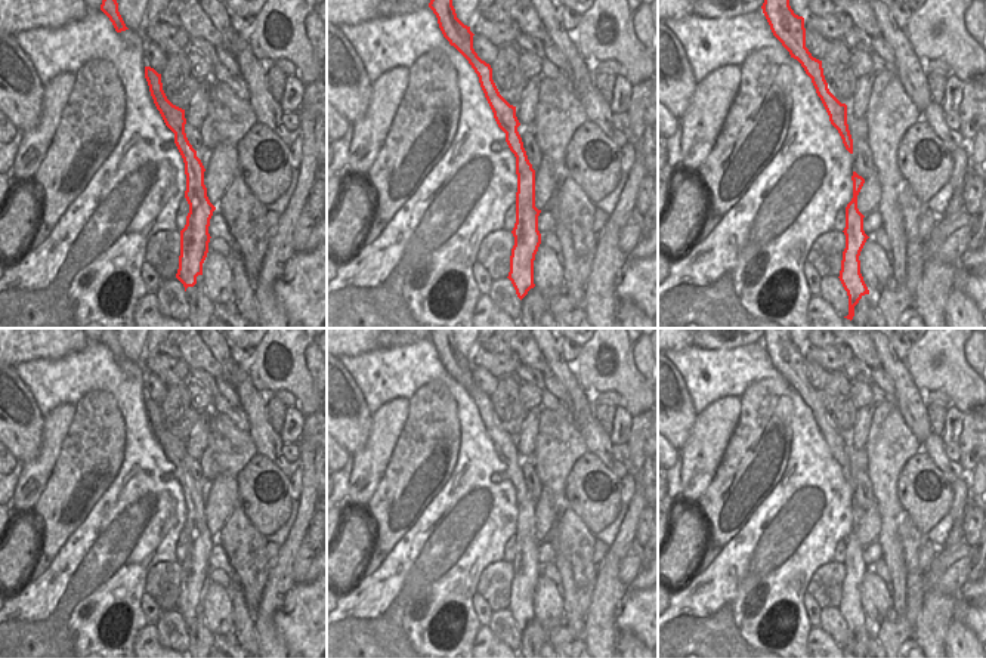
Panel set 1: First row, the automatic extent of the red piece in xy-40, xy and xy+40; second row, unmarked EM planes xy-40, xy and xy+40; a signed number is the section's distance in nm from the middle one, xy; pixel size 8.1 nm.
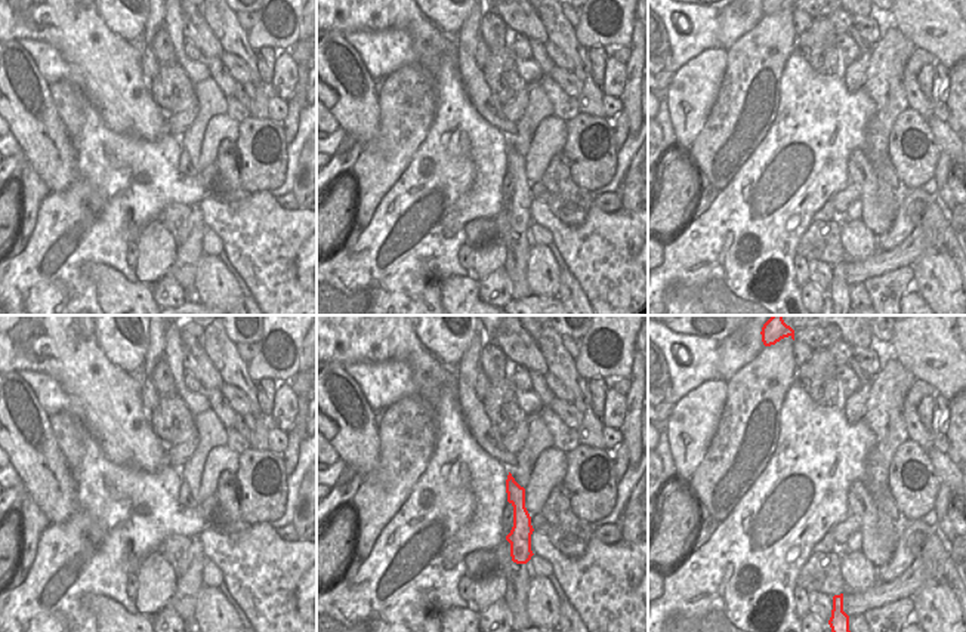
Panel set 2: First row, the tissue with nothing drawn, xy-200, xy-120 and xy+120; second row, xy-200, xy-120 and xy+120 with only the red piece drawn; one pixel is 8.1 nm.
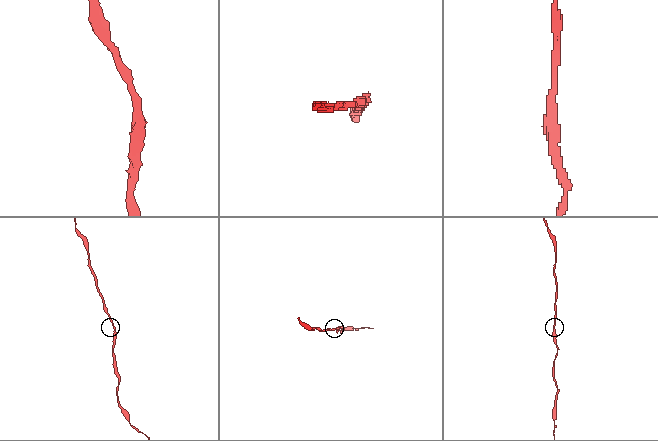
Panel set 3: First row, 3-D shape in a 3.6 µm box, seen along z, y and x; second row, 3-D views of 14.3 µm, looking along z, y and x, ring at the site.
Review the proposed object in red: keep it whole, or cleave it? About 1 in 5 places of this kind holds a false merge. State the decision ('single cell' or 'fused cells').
single cell

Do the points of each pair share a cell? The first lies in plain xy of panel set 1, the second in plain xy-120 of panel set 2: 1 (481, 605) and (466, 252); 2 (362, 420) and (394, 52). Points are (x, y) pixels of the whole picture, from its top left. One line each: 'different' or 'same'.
1: same
2: different

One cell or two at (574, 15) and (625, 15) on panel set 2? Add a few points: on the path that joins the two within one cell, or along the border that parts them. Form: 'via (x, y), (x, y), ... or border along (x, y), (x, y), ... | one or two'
border along (582, 15), (576, 27) | two

